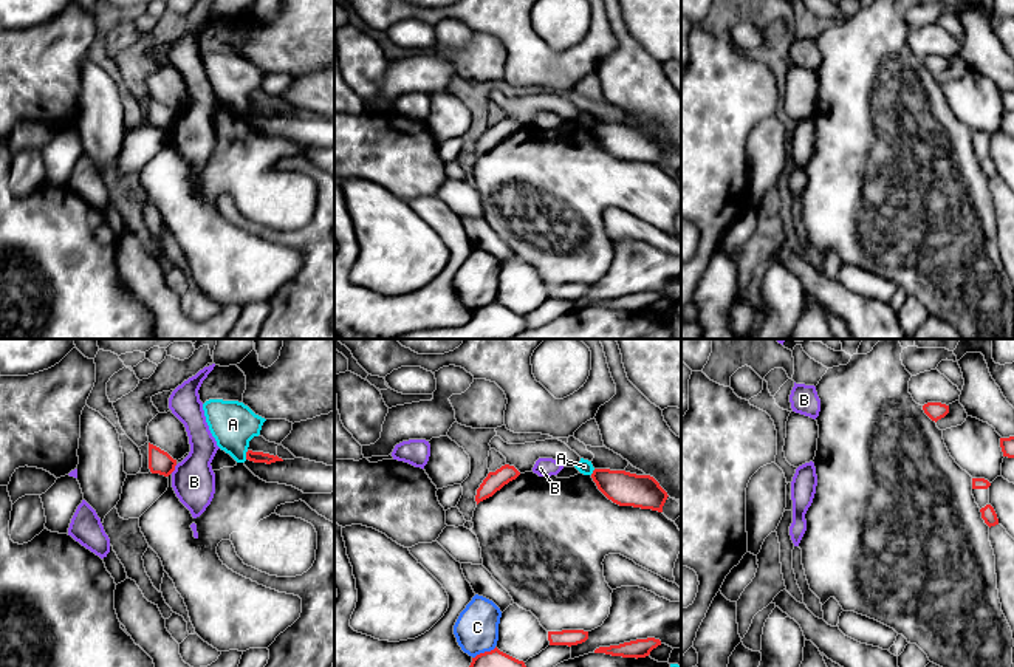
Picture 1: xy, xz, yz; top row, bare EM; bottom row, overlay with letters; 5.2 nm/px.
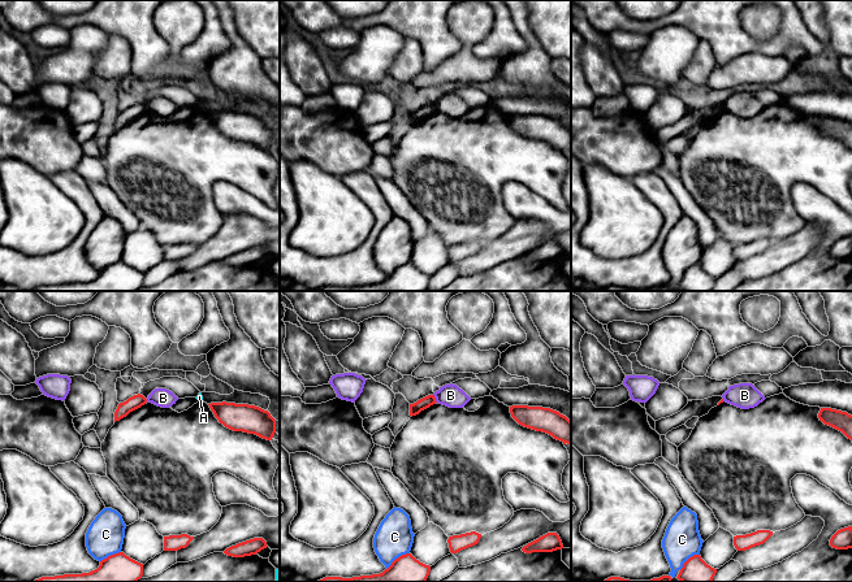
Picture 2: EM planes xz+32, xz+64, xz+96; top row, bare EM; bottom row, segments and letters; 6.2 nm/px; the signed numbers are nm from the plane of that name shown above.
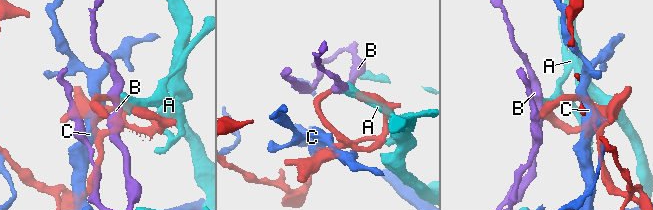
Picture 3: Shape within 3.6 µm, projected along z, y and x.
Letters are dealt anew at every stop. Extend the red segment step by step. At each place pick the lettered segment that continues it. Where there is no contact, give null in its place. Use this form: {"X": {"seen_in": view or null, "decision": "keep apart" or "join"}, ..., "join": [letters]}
{"A": {"seen_in": "xy", "decision": "keep apart"}, "B": {"seen_in": "xy", "decision": "keep apart"}, "C": {"seen_in": "xz", "decision": "keep apart"}, "join": []}

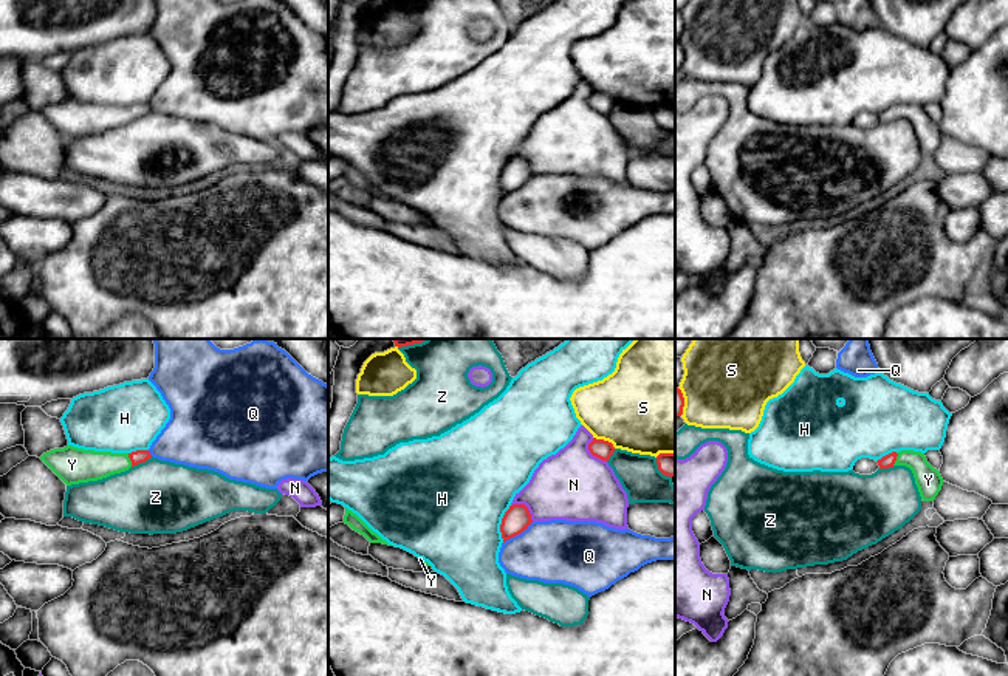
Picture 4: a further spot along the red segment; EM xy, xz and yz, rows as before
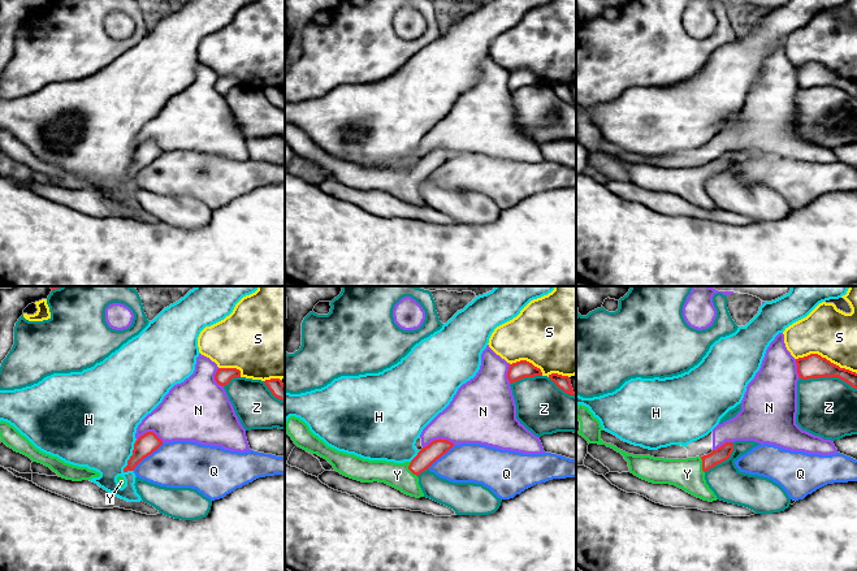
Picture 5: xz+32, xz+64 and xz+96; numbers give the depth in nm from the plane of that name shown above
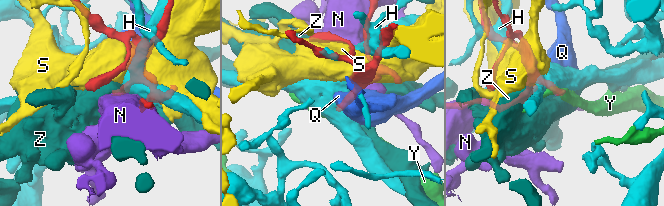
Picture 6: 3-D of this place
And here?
{"H": {"seen_in": "xz", "decision": "keep apart"}, "N": {"seen_in": "xz", "decision": "keep apart"}, "Q": {"seen_in": "xz", "decision": "keep apart"}, "S": {"seen_in": "xz", "decision": "keep apart"}, "Y": {"seen_in": "xy", "decision": "join"}, "Z": {"seen_in": "xy", "decision": "keep apart"}, "join": ["Y"]}

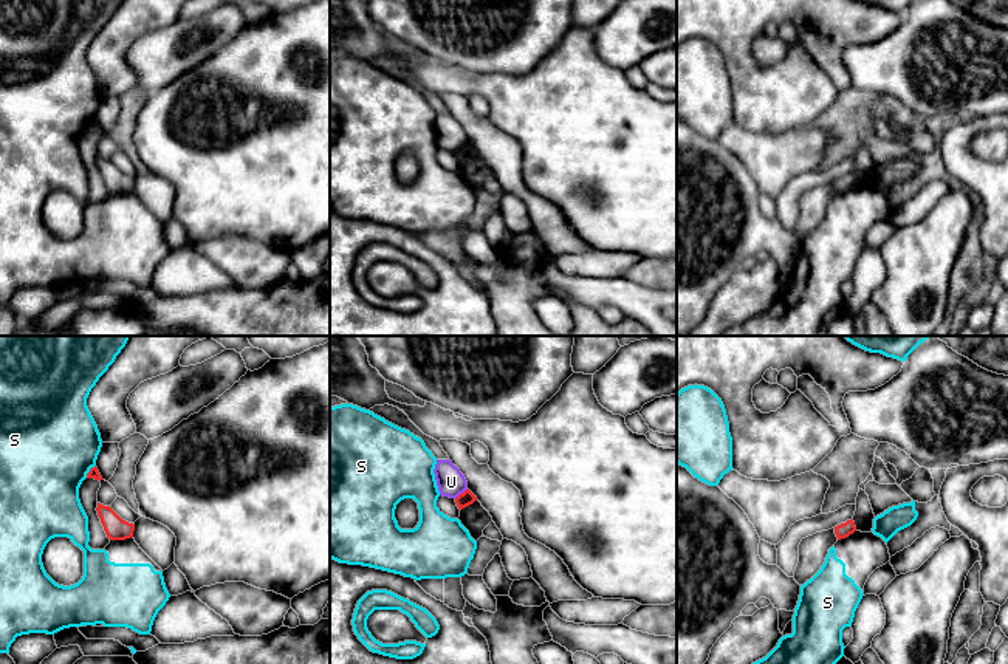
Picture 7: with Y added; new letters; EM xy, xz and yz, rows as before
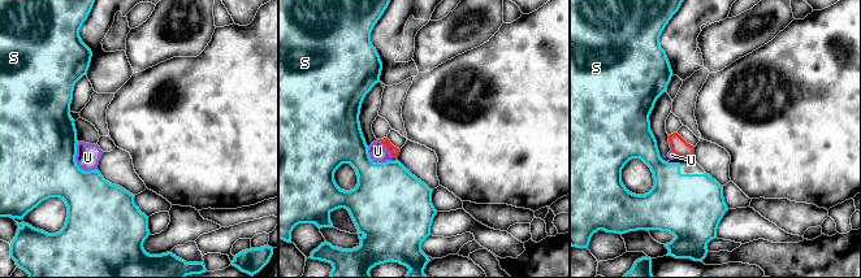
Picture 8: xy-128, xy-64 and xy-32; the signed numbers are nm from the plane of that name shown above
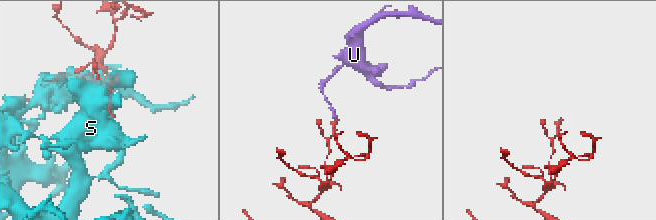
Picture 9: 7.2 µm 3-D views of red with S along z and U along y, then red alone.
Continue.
{"S": {"seen_in": "xy", "decision": "keep apart"}, "U": {"seen_in": "xz", "decision": "keep apart"}, "join": []}

